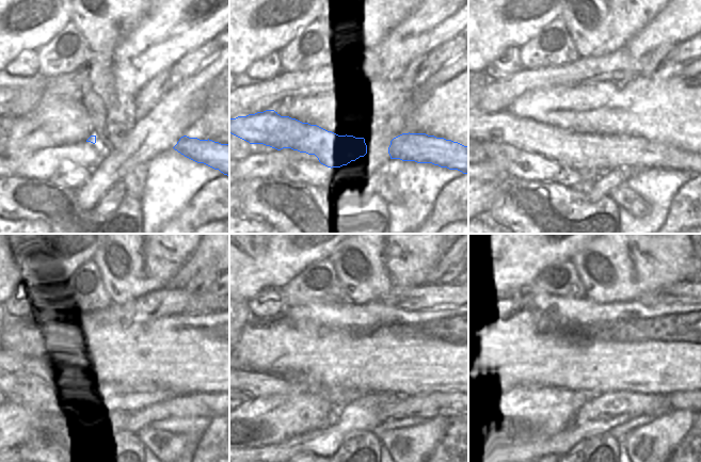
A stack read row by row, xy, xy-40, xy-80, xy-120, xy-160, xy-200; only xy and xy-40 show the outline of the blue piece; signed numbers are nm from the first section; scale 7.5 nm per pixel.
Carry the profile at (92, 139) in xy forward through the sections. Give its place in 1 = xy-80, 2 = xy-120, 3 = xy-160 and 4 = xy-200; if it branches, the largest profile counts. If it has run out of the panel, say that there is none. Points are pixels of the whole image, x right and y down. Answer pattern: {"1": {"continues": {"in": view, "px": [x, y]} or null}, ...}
{"1": {"continues": {"in": "xy-80", "px": [573, 150]}}, "2": {"continues": {"in": "xy-120", "px": [156, 402]}}, "3": {"continues": {"in": "xy-160", "px": [439, 404]}}, "4": {"continues": {"in": "xy-200", "px": [680, 400]}}}

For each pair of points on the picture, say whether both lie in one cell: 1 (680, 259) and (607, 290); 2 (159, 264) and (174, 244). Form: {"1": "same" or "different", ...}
{"1": "same", "2": "same"}

